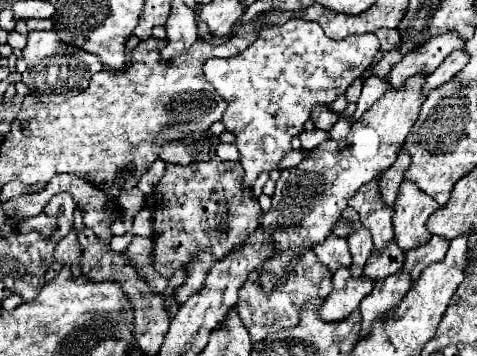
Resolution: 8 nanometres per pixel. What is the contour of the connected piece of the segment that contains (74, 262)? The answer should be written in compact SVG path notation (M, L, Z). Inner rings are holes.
M71 230L55 248L55 260L69 264L73 276L81 274L81 246L77 240L77 232Z

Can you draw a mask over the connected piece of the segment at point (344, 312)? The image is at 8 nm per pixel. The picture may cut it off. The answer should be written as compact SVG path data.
M339 268L333 274L333 292L321 306L321 318L327 322L345 320L359 306L359 302L371 294L373 286L373 280L365 276L353 278L349 268Z

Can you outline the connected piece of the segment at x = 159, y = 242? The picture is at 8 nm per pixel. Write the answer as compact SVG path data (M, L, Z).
M211 158L187 166L167 164L155 188L155 268L165 278L173 276L177 268L187 268L185 286L175 292L179 304L201 290L211 266L221 260L221 256L241 248L245 236L257 230L261 214L257 198L241 184L239 162L219 162L219 158Z

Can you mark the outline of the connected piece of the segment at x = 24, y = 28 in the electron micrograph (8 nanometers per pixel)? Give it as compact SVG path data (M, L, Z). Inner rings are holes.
M25 18L25 20L19 20L17 22L17 30L27 36L29 32L33 30L51 30L53 28L53 20L35 20L35 18Z

